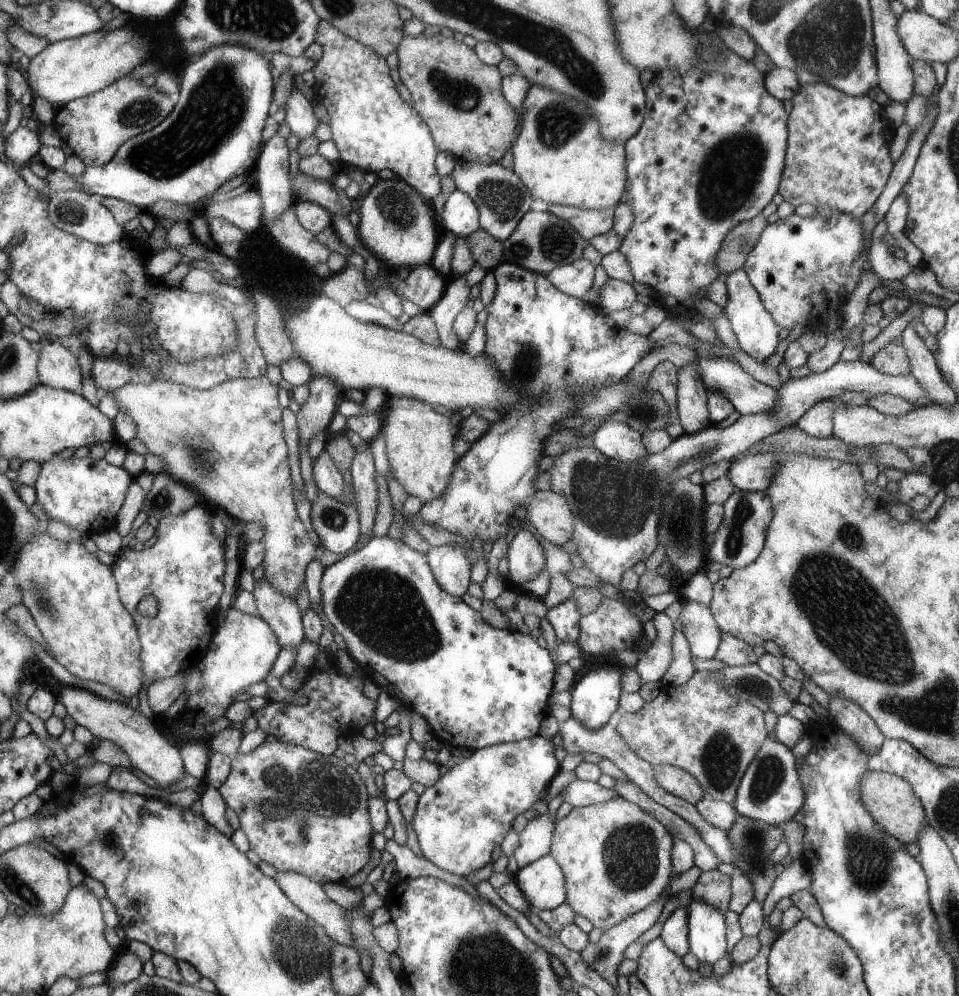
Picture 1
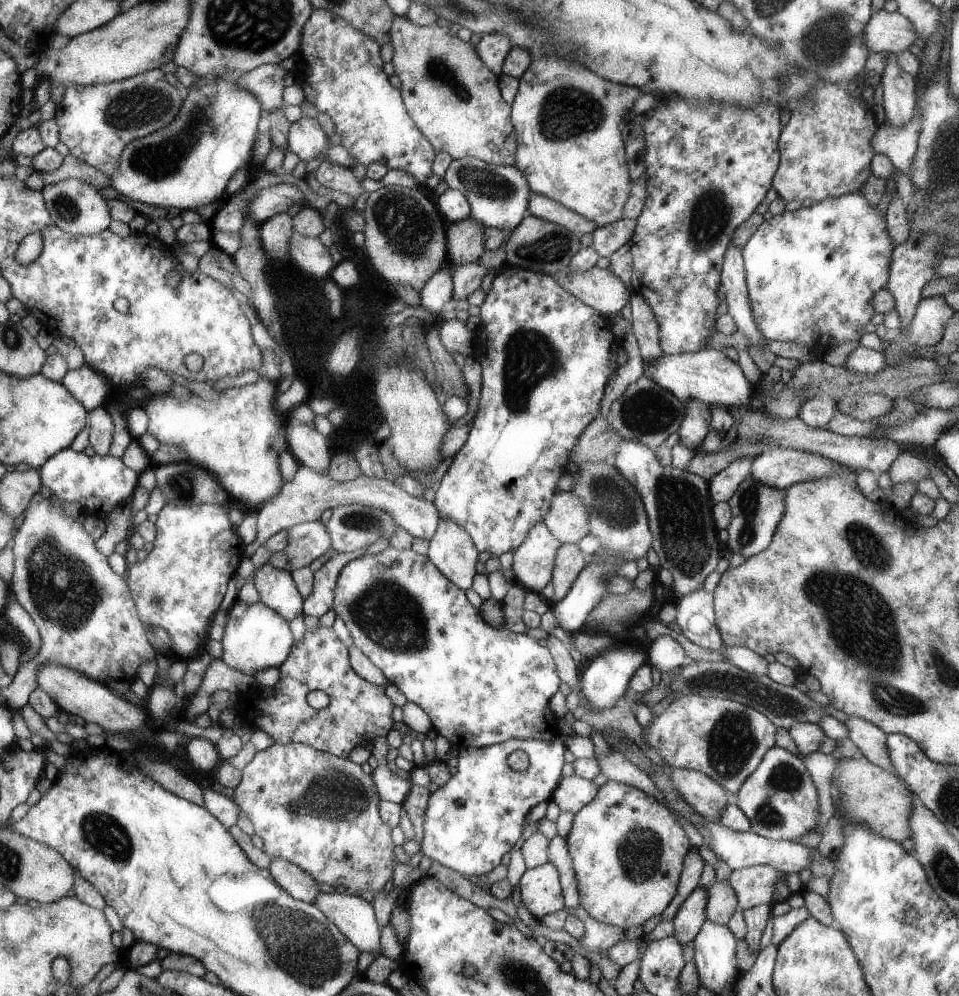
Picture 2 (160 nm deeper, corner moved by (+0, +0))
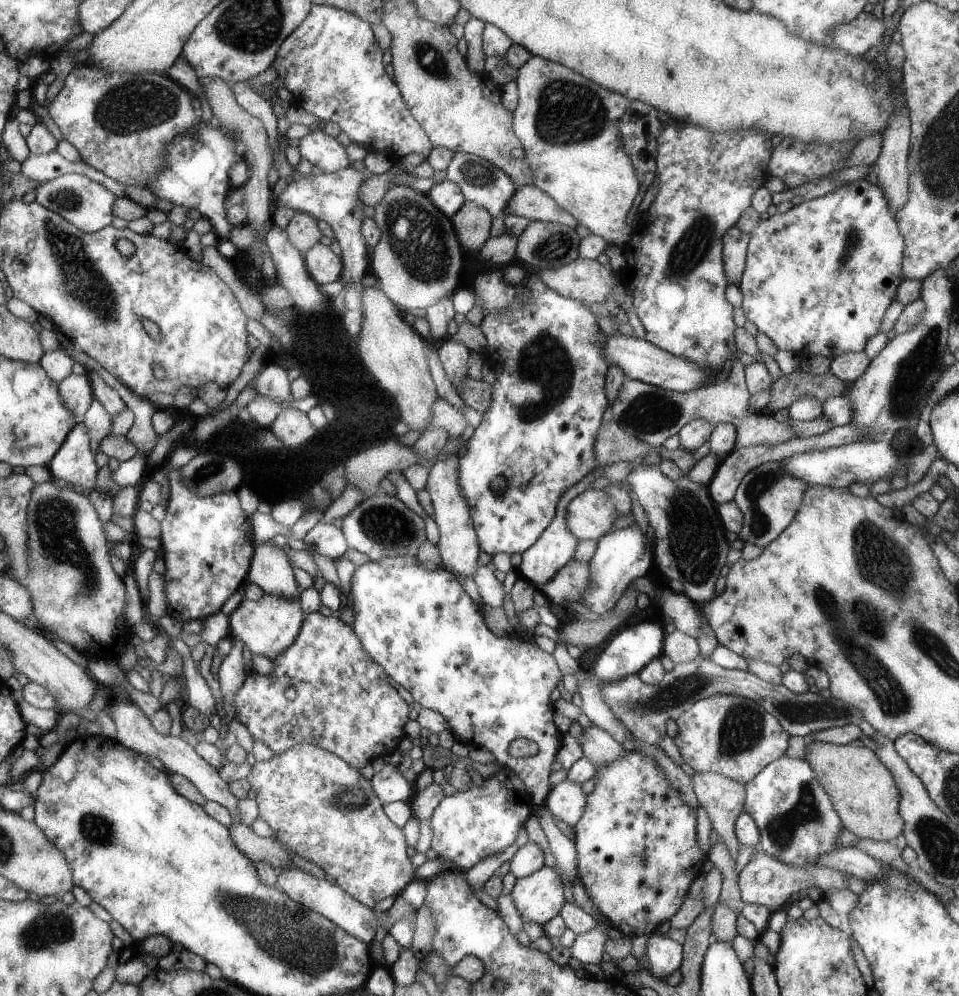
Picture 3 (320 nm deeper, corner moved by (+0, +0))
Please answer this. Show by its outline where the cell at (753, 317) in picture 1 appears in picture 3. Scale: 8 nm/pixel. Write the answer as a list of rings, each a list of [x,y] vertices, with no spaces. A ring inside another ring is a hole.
[[[738,226],[725,234],[725,273],[730,284],[739,286],[745,274],[745,261],[748,259],[750,236]]]

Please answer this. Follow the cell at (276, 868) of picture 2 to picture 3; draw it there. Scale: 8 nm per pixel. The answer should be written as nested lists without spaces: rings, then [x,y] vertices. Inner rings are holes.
[[[233,824],[228,828],[232,842],[240,852],[244,852],[254,863],[265,861],[276,872],[284,868],[292,868],[292,857],[287,850],[274,838],[261,838],[251,827],[244,824]]]

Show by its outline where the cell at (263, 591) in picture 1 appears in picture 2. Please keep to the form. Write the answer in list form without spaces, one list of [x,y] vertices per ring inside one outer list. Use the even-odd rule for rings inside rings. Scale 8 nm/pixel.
[[[266,562],[256,570],[252,578],[262,604],[286,620],[293,620],[302,613],[305,599],[296,589],[290,571],[279,570]]]

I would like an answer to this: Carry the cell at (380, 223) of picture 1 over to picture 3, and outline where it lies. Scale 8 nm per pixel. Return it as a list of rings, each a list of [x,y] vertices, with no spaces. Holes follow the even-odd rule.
[[[395,185],[374,206],[372,220],[382,236],[373,248],[369,272],[380,282],[382,292],[406,313],[429,308],[453,294],[464,272],[464,252],[457,234],[450,220],[428,198],[412,188]]]

